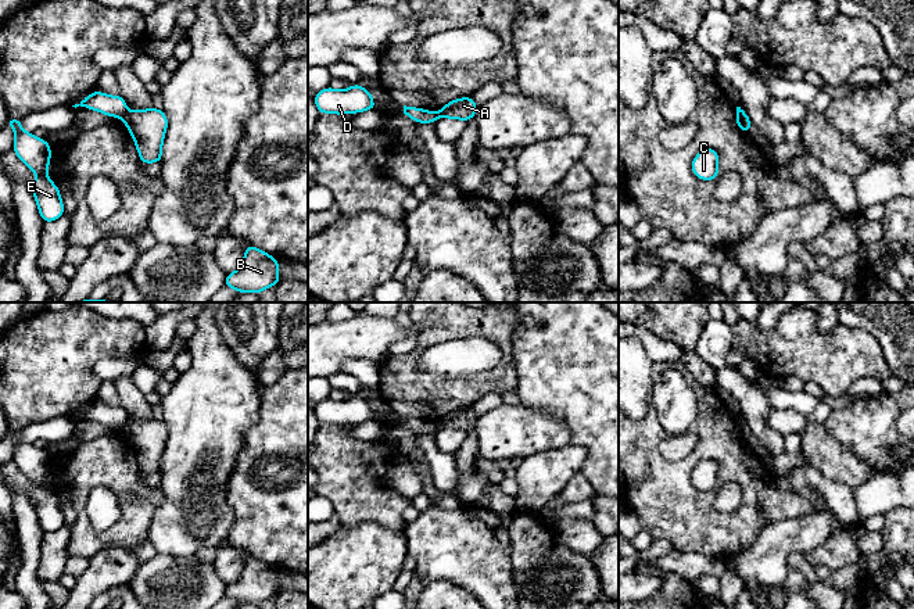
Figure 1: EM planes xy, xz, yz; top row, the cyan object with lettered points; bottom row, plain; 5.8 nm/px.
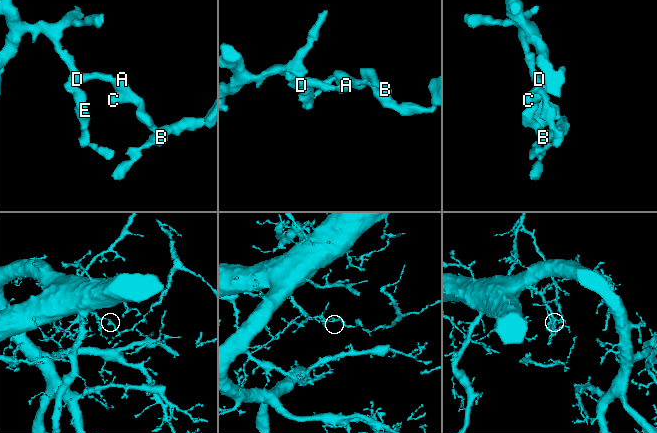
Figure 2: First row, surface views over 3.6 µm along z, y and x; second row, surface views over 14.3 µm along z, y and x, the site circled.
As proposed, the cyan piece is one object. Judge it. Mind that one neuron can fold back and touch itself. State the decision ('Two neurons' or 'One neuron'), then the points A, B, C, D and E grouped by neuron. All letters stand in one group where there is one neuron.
Two neurons. Groups: A B C / D E

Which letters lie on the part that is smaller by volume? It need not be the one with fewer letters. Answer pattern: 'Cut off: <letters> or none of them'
Cut off: A, B, C

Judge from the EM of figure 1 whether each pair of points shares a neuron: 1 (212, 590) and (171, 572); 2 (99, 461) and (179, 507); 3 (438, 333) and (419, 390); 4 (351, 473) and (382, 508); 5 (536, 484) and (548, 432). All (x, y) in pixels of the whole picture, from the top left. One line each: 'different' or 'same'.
1: same
2: different
3: same
4: same
5: different

